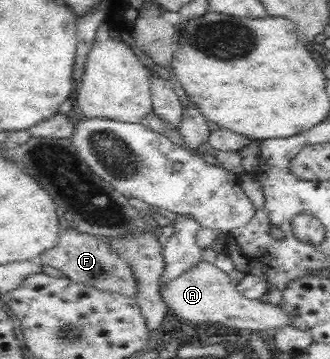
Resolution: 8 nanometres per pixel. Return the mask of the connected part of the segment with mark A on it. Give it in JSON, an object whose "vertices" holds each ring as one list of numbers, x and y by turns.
{"vertices":[[199,261,178,277,166,280,160,290,162,301,170,314,180,321,190,321,194,325,221,323,226,327,261,331,278,329,289,325,288,314,277,305,245,298,232,283,227,273,220,271,213,263]]}

